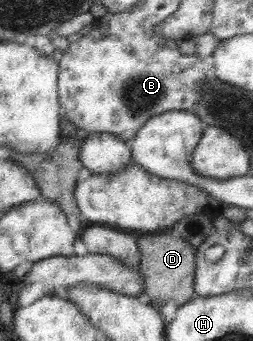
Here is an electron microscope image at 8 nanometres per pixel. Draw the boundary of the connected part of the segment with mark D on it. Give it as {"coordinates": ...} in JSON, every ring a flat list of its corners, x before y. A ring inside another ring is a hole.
{"coordinates":[[164,231,138,235,137,243,140,251,140,266,137,270,144,283,142,298,151,307,155,308,168,301,174,301,177,307,181,307,195,297,196,249,186,239]]}

